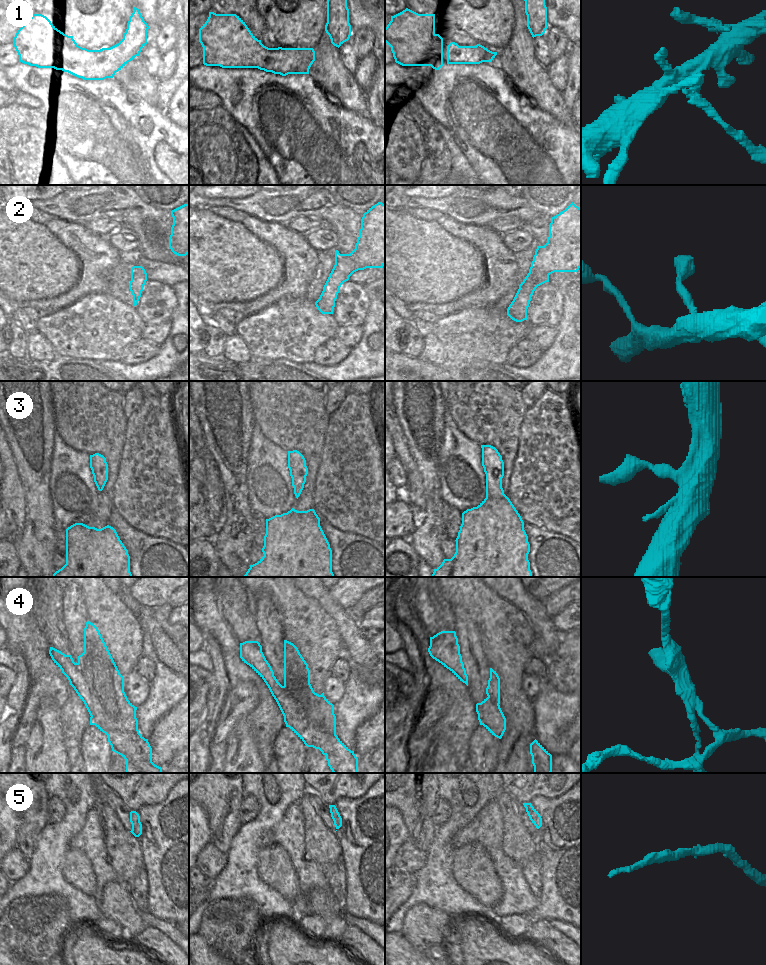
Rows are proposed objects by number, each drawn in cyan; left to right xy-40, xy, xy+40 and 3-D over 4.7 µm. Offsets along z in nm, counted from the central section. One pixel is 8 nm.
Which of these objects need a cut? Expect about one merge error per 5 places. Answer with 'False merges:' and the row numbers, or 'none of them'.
False merges: 1, 4

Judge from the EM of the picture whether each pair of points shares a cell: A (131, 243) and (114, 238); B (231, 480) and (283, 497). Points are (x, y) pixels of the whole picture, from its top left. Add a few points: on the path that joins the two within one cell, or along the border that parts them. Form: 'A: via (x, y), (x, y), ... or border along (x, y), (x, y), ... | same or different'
A: via (127, 241), (118, 239) | same
B: border along (246, 461), (247, 503), (250, 508) | different

